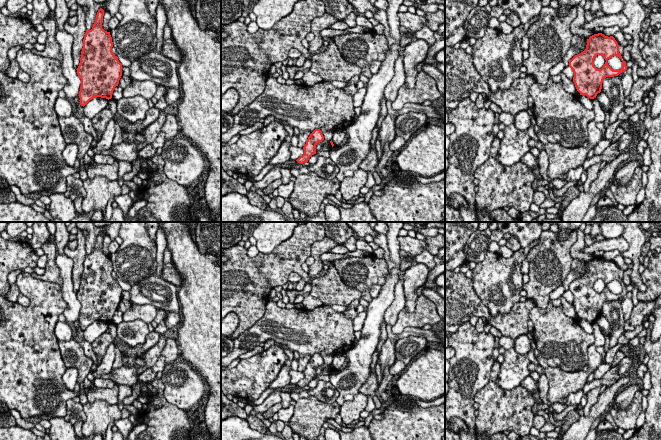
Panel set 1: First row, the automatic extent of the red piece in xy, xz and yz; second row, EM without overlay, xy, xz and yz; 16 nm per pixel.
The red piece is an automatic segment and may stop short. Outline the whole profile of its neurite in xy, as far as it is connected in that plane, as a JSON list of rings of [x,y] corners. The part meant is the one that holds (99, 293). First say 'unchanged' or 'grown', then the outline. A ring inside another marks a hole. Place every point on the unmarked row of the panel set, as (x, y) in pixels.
unchanged; [[[104,234],[97,236],[91,254],[86,254],[83,263],[77,298],[81,303],[80,329],[85,330],[96,321],[111,323],[122,300],[122,288],[112,276],[110,256],[102,252]]]

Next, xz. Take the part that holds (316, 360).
unchanged; [[[315,353],[308,361],[306,368],[304,369],[304,378],[300,380],[296,385],[300,388],[308,386],[309,382],[316,378],[316,369],[324,364],[324,360],[320,353]]]

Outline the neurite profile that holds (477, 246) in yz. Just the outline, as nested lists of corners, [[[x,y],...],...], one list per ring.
[[[476,230],[471,234],[464,246],[467,262],[482,262],[489,251],[490,237],[482,230]]]

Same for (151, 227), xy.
[[[146,222],[146,230],[151,239],[156,240],[156,233],[159,227],[159,222]]]

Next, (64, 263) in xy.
[[[58,253],[55,262],[59,268],[59,276],[62,279],[62,297],[67,303],[67,308],[64,310],[63,315],[65,316],[68,325],[74,325],[74,323],[78,321],[81,311],[81,303],[73,290],[72,270],[74,262],[66,254]]]

